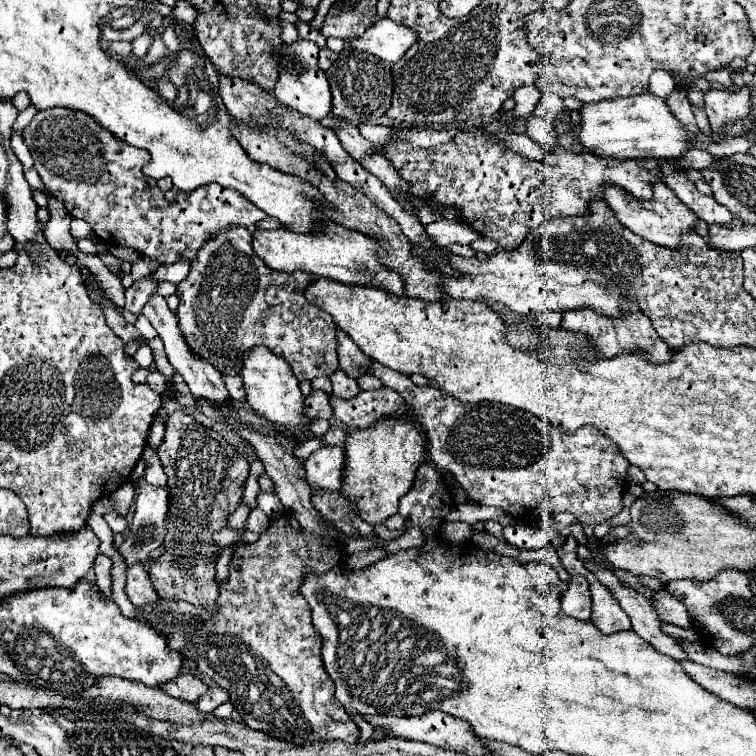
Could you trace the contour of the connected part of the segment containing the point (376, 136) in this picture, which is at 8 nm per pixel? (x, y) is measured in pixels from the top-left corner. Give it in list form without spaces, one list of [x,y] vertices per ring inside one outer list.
[[[361,124],[359,132],[371,140],[373,144],[389,144],[391,142],[391,128],[389,126],[369,126],[369,124]]]

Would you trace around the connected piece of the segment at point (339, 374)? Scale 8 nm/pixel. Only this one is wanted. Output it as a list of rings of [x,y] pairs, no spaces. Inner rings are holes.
[[[337,370],[331,376],[331,384],[333,384],[333,396],[337,398],[353,398],[359,394],[359,386],[353,378],[349,378],[343,370]]]

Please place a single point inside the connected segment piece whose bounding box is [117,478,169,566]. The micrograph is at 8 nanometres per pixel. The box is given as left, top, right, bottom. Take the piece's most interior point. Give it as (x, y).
(147, 531)

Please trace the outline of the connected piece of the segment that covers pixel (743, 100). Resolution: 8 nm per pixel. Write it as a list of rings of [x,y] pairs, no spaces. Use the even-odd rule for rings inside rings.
[[[709,90],[705,92],[705,112],[711,122],[711,130],[719,138],[729,138],[721,128],[733,120],[741,120],[751,112],[751,90],[725,92]]]

